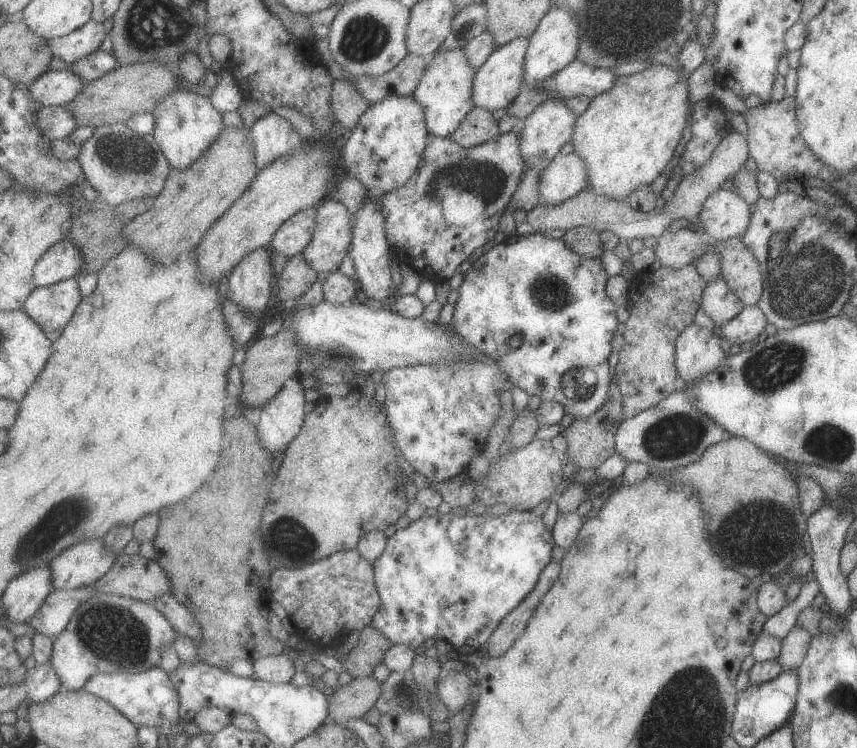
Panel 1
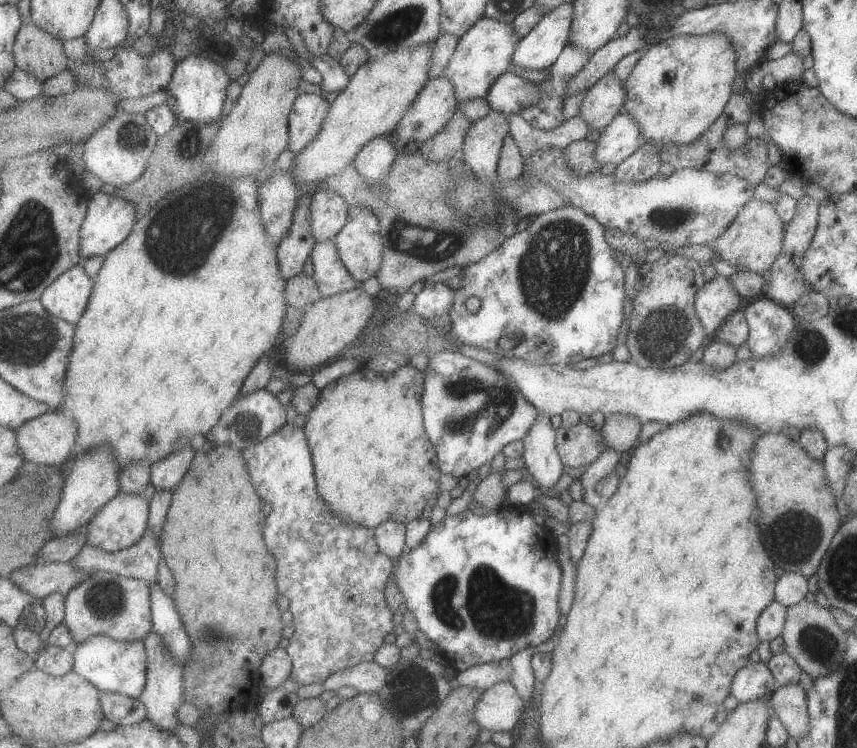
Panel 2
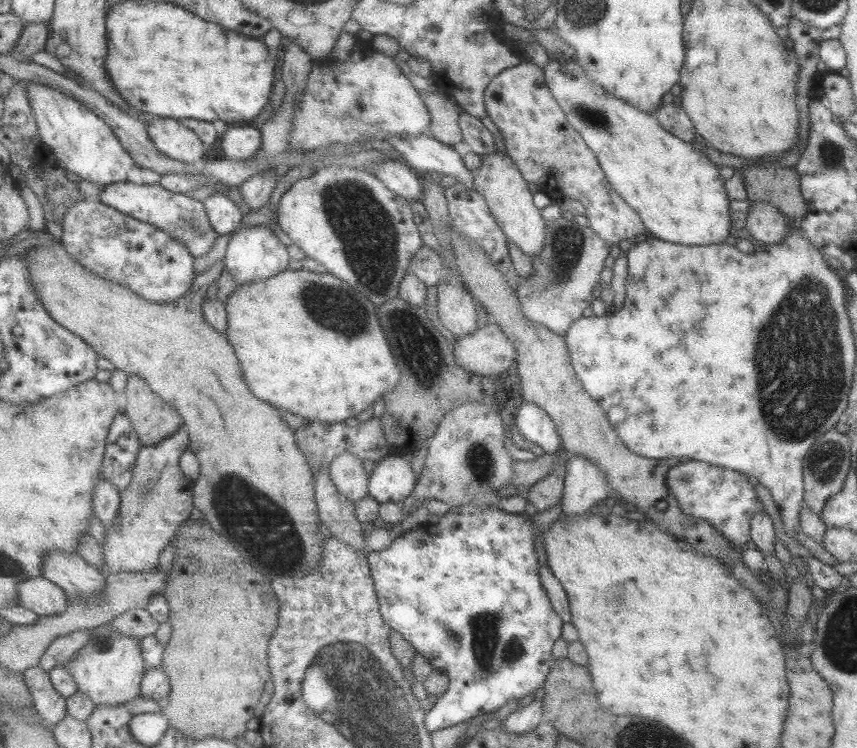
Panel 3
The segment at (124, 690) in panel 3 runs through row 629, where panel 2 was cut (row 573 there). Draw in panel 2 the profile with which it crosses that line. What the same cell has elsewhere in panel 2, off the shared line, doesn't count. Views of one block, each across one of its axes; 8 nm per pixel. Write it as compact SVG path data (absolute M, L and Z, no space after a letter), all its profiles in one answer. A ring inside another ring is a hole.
M97 571L66 597L64 622L77 645L98 635L106 635L118 642L144 641L154 630L152 590L144 581Z

